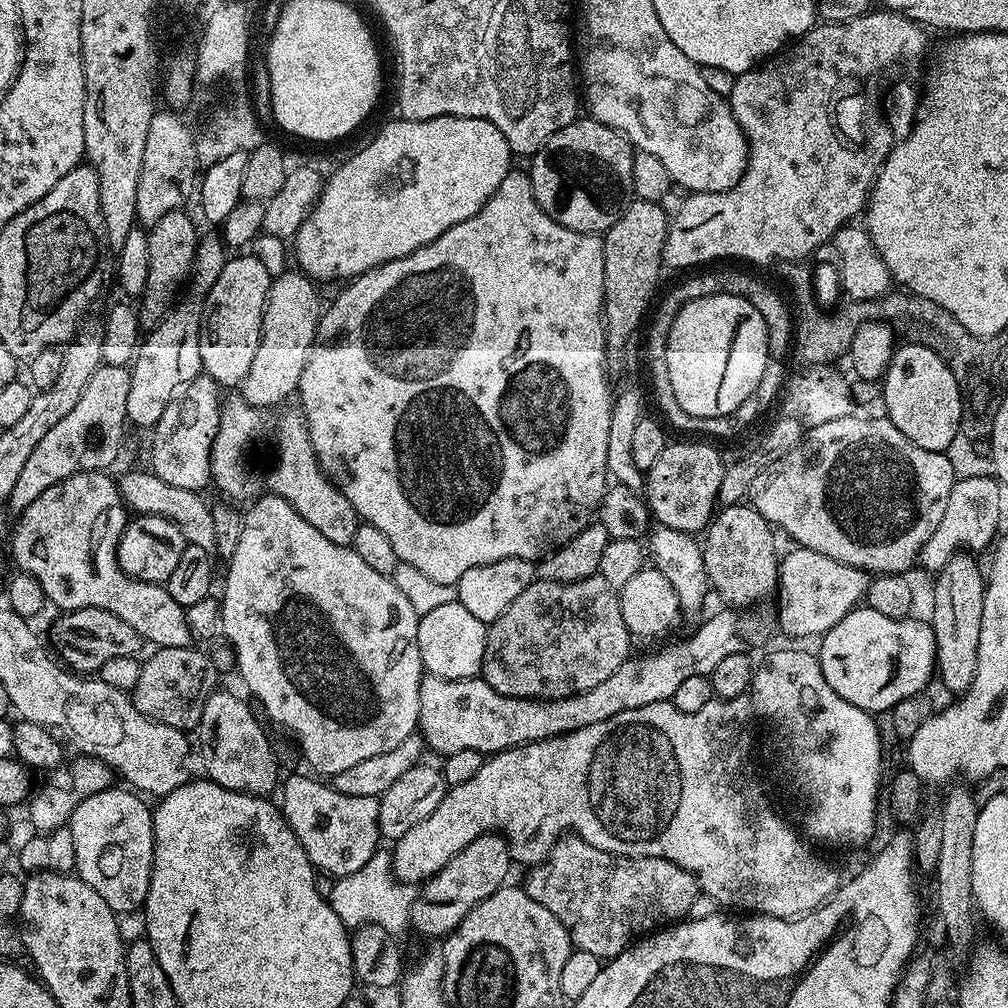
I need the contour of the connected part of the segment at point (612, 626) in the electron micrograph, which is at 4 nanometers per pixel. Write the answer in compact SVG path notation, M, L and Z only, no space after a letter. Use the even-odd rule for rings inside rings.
M598 574L582 578L580 581L546 581L539 578L533 580L530 586L526 586L526 590L522 590L522 594L518 594L518 598L514 598L514 602L510 602L510 606L506 606L504 613L493 624L487 625L487 630L488 637L480 667L480 676L487 684L494 686L494 690L498 690L498 694L527 700L557 700L574 694L582 694L586 690L594 690L594 686L606 682L606 678L610 678L610 674L614 674L614 670L618 670L618 666L622 666L622 662L630 659L631 652L628 651L631 650L632 642L634 642L634 636L628 631L625 619L622 618L622 606L617 589L612 588L610 582L606 582L606 578L602 578Z

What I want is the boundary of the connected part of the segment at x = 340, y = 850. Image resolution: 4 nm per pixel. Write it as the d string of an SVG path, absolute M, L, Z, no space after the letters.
M308 776L290 777L285 784L283 781L278 792L278 807L290 830L294 830L298 842L302 842L306 858L310 858L317 873L333 878L349 876L354 874L354 870L362 870L362 866L366 866L366 862L370 862L370 858L378 851L379 844L376 843L382 840L379 799L374 796L354 798L334 790L331 783L323 779Z

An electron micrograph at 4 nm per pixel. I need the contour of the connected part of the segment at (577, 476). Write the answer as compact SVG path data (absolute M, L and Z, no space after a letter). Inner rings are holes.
M510 170L510 171L509 171L509 172L508 172L508 173L507 173L507 174L506 174L506 178L502 178L502 186L498 186L498 190L494 190L494 194L493 194L493 195L492 195L492 196L491 196L491 198L489 198L489 199L488 199L488 201L487 201L487 202L486 202L486 206L485 206L485 207L484 207L484 208L483 208L483 209L482 209L482 210L478 210L478 214L474 214L474 218L466 218L466 222L458 222L458 226L450 226L450 230L446 230L446 234L442 234L442 235L441 235L441 236L439 236L439 237L438 237L438 238L434 238L434 242L430 242L430 243L429 243L429 244L427 244L427 245L426 245L426 246L422 246L422 247L421 247L421 248L419 248L419 249L418 249L418 250L414 250L414 251L413 251L413 252L411 252L411 253L410 253L410 254L406 254L406 255L405 255L405 256L403 256L403 257L402 257L402 258L398 258L398 259L397 259L397 260L391 260L391 261L390 261L390 262L386 262L386 263L385 263L385 264L383 264L383 265L382 265L382 266L378 266L378 267L377 267L377 268L372 268L372 269L371 269L371 270L370 270L370 271L369 271L369 272L364 272L364 273L362 273L362 275L361 275L361 276L358 276L358 277L355 277L355 279L353 279L353 280L352 280L352 281L351 281L351 282L348 282L348 283L345 283L345 284L344 284L344 285L343 285L343 287L341 287L341 288L344 288L344 289L342 289L342 290L341 290L341 292L340 292L340 293L338 293L338 294L337 294L337 296L336 296L336 301L334 301L334 302L333 302L333 304L332 304L332 305L330 305L330 306L329 306L329 308L328 308L328 305L327 305L327 307L325 307L325 308L324 308L324 309L323 309L323 311L321 311L321 313L320 313L320 320L319 320L319 321L318 321L318 322L317 322L317 330L316 330L316 336L315 336L315 337L314 337L314 338L313 338L313 342L312 342L312 348L311 348L311 349L310 349L310 350L309 350L309 357L308 357L308 358L306 358L306 364L305 364L305 369L304 369L304 370L302 370L302 376L301 376L301 380L300 380L300 384L299 384L299 389L298 389L298 397L299 397L299 396L300 396L300 404L301 404L301 405L300 405L300 404L299 404L299 407L300 407L300 408L301 408L301 409L302 409L302 411L303 411L303 414L304 414L304 421L305 421L305 422L306 422L306 426L307 426L307 427L308 427L308 433L309 433L309 434L310 434L310 443L311 443L311 444L312 444L312 445L313 445L313 446L314 446L314 454L315 454L315 455L316 455L316 457L317 457L317 458L318 458L318 462L319 462L319 463L320 463L320 468L321 468L321 470L323 470L323 471L324 471L324 472L325 472L325 473L326 473L326 475L328 475L328 477L330 477L330 479L331 479L331 480L332 480L332 483L333 483L333 484L335 484L335 485L336 485L336 489L337 489L337 490L338 490L338 491L340 491L340 492L341 492L341 493L342 493L342 494L346 494L346 498L347 498L347 499L348 499L348 500L349 500L349 501L350 501L350 502L351 502L351 503L352 503L352 505L353 505L353 506L354 506L354 510L355 510L355 511L356 511L356 515L357 515L357 517L359 517L359 519L360 519L360 520L361 520L361 521L363 521L363 523L365 523L365 524L373 524L373 525L374 525L374 526L378 526L378 530L382 530L382 534L386 534L386 538L390 538L390 543L392 543L392 545L394 545L394 554L398 554L398 558L399 558L399 559L400 559L400 562L401 562L401 563L402 563L402 564L409 564L409 565L410 565L410 566L414 566L414 570L422 570L422 574L426 574L426 578L434 578L434 582L442 582L442 583L443 583L443 584L456 584L456 583L457 583L457 582L459 582L459 581L460 581L460 579L461 579L461 578L462 578L462 574L466 574L466 570L474 570L474 566L486 566L486 565L487 565L487 564L489 564L489 563L490 563L490 562L498 562L498 561L499 561L499 560L501 560L501 559L502 559L502 558L522 558L522 559L523 559L523 560L530 560L530 561L533 561L533 562L539 562L539 561L541 561L541 560L542 560L542 559L543 559L543 558L544 558L544 557L545 557L545 556L547 556L547 555L549 555L549 554L551 554L551 553L553 553L553 552L555 552L555 550L556 550L556 549L560 549L560 548L561 548L561 547L563 547L563 545L564 545L564 544L566 544L566 543L568 543L568 542L570 542L570 540L571 540L571 539L572 539L572 538L574 538L574 537L575 537L575 536L576 536L576 535L578 535L578 533L579 533L579 532L580 532L580 531L581 531L581 530L583 530L583 529L584 529L584 528L585 528L585 527L587 527L587 526L588 526L588 525L589 525L589 524L591 524L591 523L593 523L593 520L594 520L594 517L595 517L595 516L596 516L596 515L597 515L597 513L599 513L599 511L600 511L600 503L601 503L601 502L602 502L602 498L603 498L603 497L604 497L604 494L605 494L605 491L606 491L606 489L607 489L607 488L608 488L608 487L609 487L609 484L610 484L610 477L609 477L609 474L608 474L608 467L607 467L607 466L606 466L606 441L607 441L607 439L608 439L608 436L609 436L609 434L610 434L610 414L611 414L611 413L612 413L612 401L613 401L613 399L614 399L614 394L613 394L613 391L612 391L612 390L610 390L610 391L609 391L609 390L608 390L608 372L607 372L607 370L606 370L606 369L604 369L604 364L605 364L605 365L606 365L606 349L605 349L605 346L604 346L604 242L603 242L603 239L601 239L601 237L600 237L600 236L599 236L599 235L596 235L596 234L593 234L593 233L590 233L590 232L575 232L575 231L574 231L574 230L570 230L570 229L569 229L569 228L567 228L567 227L566 227L566 226L562 226L562 225L561 225L561 224L559 224L559 223L558 223L558 222L554 222L554 221L553 221L553 220L552 220L552 219L551 219L551 218L550 218L550 214L546 214L546 210L542 210L542 206L538 206L538 202L537 202L537 201L536 201L536 199L535 199L535 198L534 198L534 190L533 190L533 189L532 189L532 179L530 179L530 178L529 178L529 177L528 177L528 174L527 174L527 171L524 171L524 170L521 170L521 172L516 172L516 171L517 171L517 170Z

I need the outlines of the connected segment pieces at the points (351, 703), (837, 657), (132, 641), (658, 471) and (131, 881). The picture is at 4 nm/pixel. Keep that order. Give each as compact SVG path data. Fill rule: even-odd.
M265 494L260 496L245 511L242 516L242 539L238 542L238 547L234 549L231 560L227 561L226 568L228 573L224 576L224 596L219 597L220 601L220 627L222 629L223 639L230 645L234 657L234 668L244 679L244 684L250 691L256 695L256 704L266 710L269 721L274 725L281 724L285 728L287 735L298 745L299 755L313 768L313 773L319 774L324 778L331 778L342 774L342 770L346 770L349 766L355 766L357 762L366 762L366 758L375 758L377 754L386 754L386 750L394 750L398 746L402 746L402 742L406 742L406 738L410 738L417 731L420 719L418 718L418 694L420 693L420 680L426 675L424 671L424 663L420 657L418 650L418 626L420 625L420 617L417 616L414 606L410 606L410 598L406 598L406 594L402 594L402 590L398 590L398 586L393 582L391 576L386 574L378 574L378 570L374 570L363 558L358 558L358 554L347 544L339 544L338 542L330 542L330 538L326 538L323 534L318 534L318 530L314 530L314 526L310 526L310 522L306 522L306 518L302 518L298 514L298 510L294 510L294 506L290 506L290 502L286 502L286 498Z
M867 606L853 608L850 614L846 614L846 618L842 618L842 622L838 622L829 632L819 637L818 659L826 682L830 682L830 687L842 694L846 702L873 714L887 713L898 702L902 702L902 698L921 695L927 689L924 687L934 680L936 639L931 623L924 621L923 624L916 619L895 620L886 618L886 614L878 614L878 610Z
M98 607L80 608L77 611L63 613L52 628L52 642L55 653L61 661L73 671L80 674L92 674L116 657L134 656L142 641L132 626L122 618Z
M672 442L665 443L662 454L658 454L658 462L654 462L654 466L650 466L646 469L646 483L644 485L643 495L648 502L648 510L651 519L655 521L661 528L673 528L679 532L687 532L689 534L700 534L707 529L708 525L712 523L714 519L714 513L718 508L718 501L720 499L720 487L722 486L722 474L726 467L726 460L720 457L720 452L715 448L715 443L706 442L710 444L672 444Z
M113 786L102 793L83 797L72 812L70 827L74 834L74 858L76 859L75 875L94 890L117 914L143 909L144 900L148 897L148 887L152 877L152 859L154 858L154 826L152 825L153 809L147 808L141 797L127 787Z

